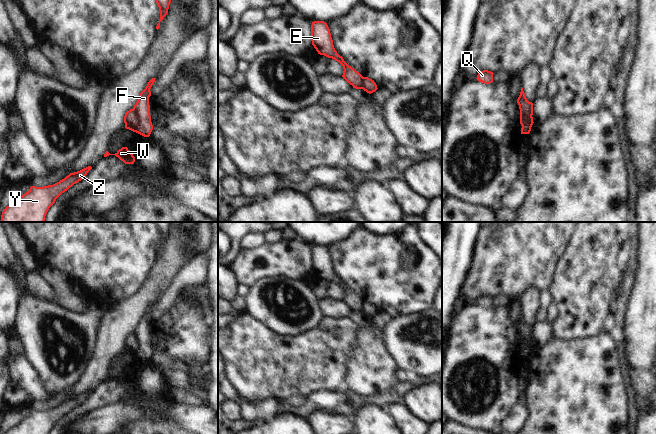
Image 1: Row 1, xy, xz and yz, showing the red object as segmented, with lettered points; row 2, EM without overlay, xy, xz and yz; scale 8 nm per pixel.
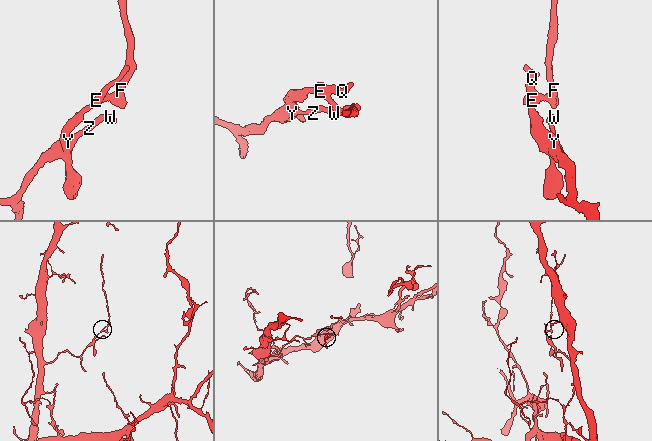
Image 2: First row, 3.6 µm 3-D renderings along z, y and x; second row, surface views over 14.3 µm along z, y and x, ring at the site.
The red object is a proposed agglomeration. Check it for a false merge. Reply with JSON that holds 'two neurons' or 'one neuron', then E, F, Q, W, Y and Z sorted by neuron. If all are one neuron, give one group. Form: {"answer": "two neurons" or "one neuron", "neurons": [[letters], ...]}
{"answer": "two neurons", "neurons": [["E", "Q", "W", "Y", "Z"], ["F"]]}

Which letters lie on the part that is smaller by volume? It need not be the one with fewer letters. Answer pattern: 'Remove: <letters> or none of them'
Remove: F.

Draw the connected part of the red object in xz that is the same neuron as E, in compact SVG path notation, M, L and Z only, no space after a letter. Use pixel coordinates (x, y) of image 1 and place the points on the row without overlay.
M314 245L311 249L312 269L320 279L332 282L343 290L342 301L356 313L362 313L363 300L349 290L334 272L329 251L324 245Z

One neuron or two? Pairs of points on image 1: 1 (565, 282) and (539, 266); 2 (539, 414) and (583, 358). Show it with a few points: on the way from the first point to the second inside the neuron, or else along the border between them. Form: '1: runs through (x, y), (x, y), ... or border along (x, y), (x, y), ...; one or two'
1: border along (563, 254), (557, 262), (553, 280), (548, 287); two
2: runs through (553, 400), (581, 372); one

